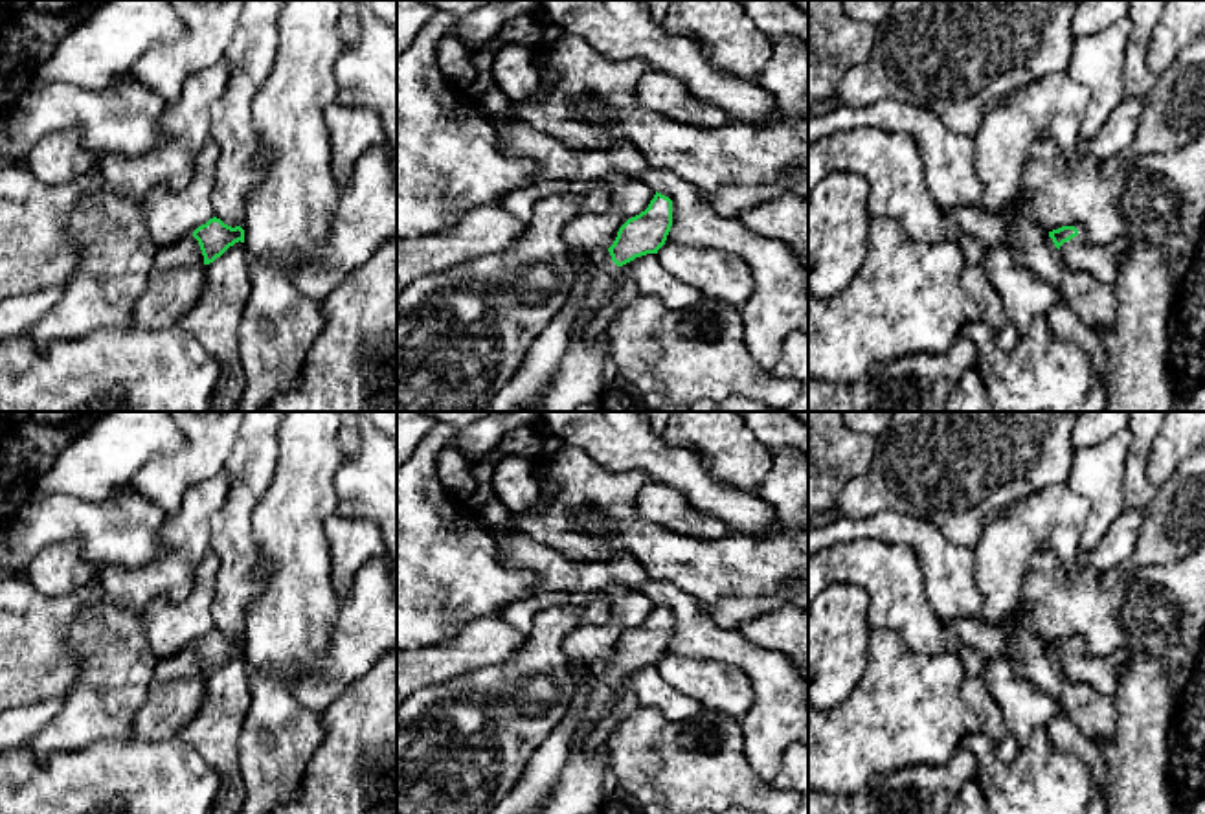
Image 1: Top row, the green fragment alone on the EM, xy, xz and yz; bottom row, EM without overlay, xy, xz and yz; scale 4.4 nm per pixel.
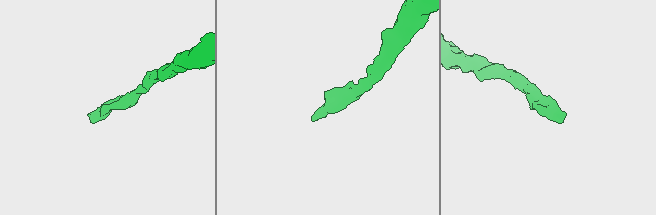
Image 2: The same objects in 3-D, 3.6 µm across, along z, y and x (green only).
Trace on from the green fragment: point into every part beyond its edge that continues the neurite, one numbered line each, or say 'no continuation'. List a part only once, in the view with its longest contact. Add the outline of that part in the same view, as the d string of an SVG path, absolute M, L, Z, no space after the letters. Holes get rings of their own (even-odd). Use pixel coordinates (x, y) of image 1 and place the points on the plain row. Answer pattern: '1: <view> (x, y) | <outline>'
1: xy (184, 664) | M193 645L173 656L158 658L156 661L156 680L160 682L180 680L197 674L204 674L204 667Z

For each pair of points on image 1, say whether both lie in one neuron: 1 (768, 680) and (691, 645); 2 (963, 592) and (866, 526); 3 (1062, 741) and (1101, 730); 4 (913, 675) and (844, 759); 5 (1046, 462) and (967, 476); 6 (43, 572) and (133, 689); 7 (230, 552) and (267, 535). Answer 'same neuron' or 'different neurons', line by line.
1: same neuron
2: same neuron
3: different neurons
4: same neuron
5: same neuron
6: different neurons
7: different neurons

